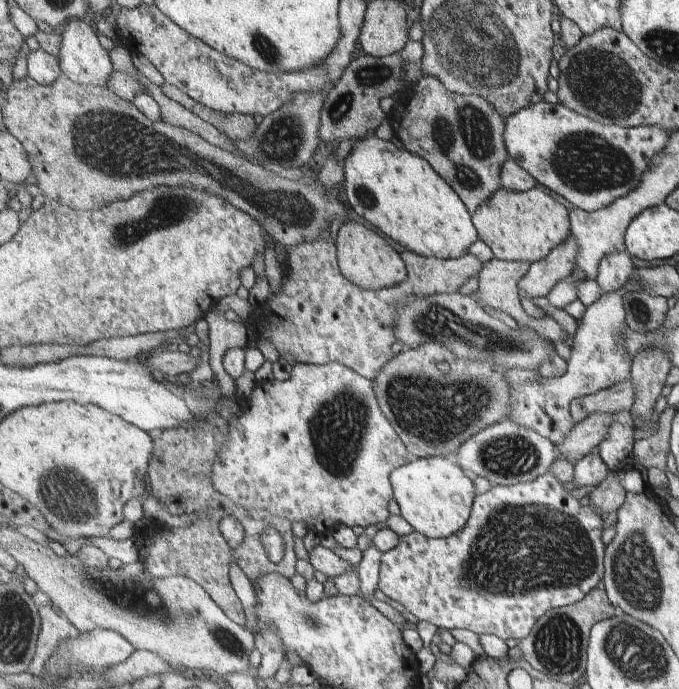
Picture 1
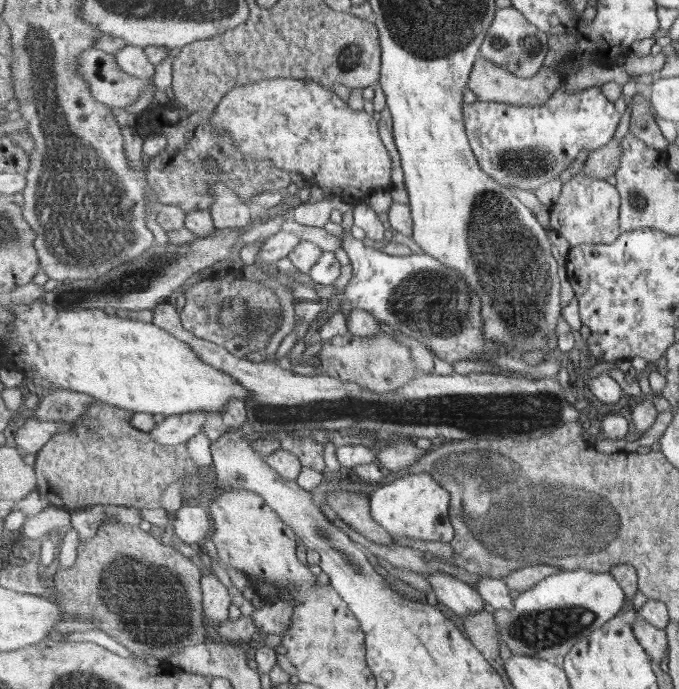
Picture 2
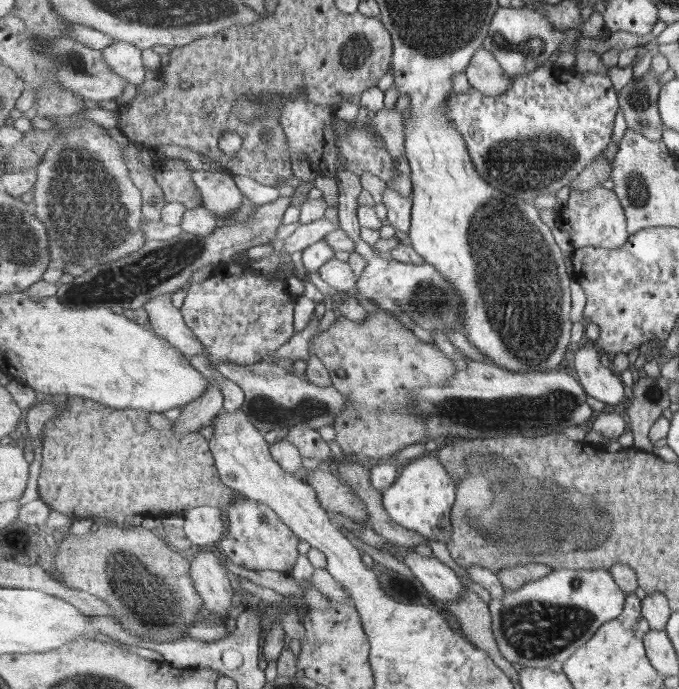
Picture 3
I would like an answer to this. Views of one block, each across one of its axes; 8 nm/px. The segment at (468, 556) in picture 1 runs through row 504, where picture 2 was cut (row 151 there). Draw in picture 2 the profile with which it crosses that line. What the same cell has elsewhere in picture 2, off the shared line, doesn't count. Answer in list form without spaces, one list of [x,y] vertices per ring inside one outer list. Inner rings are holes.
[[[601,86],[577,94],[567,94],[564,88],[559,88],[548,101],[539,108],[479,100],[463,106],[466,131],[479,164],[503,187],[534,192],[539,186],[559,179],[583,150],[590,152],[609,144],[621,122],[621,114],[603,94]]]

